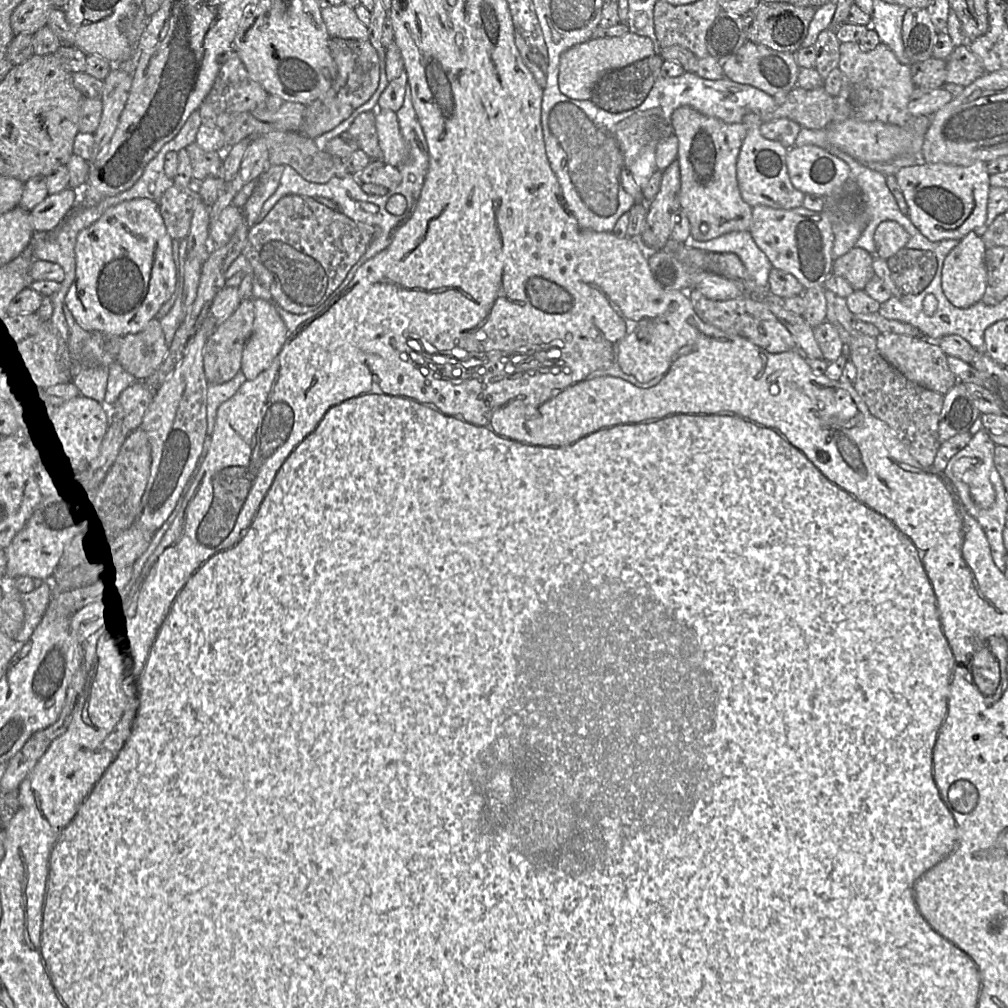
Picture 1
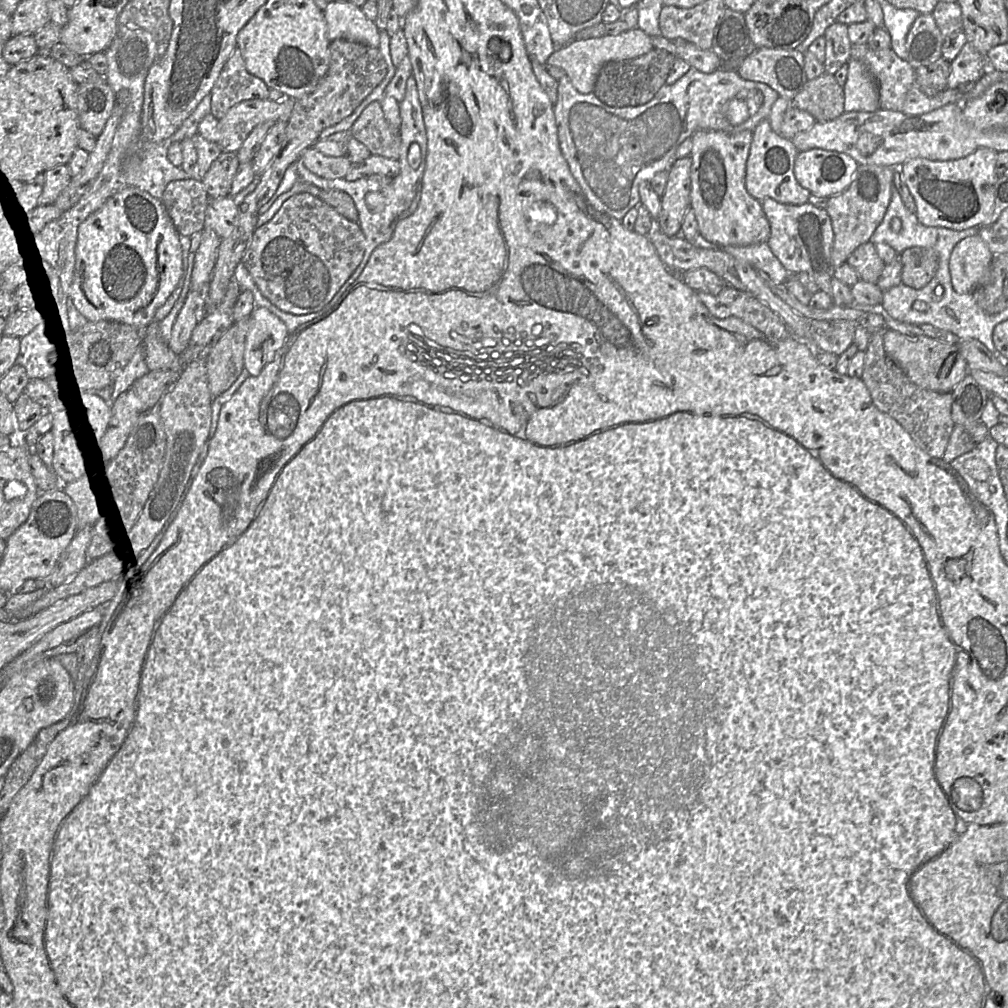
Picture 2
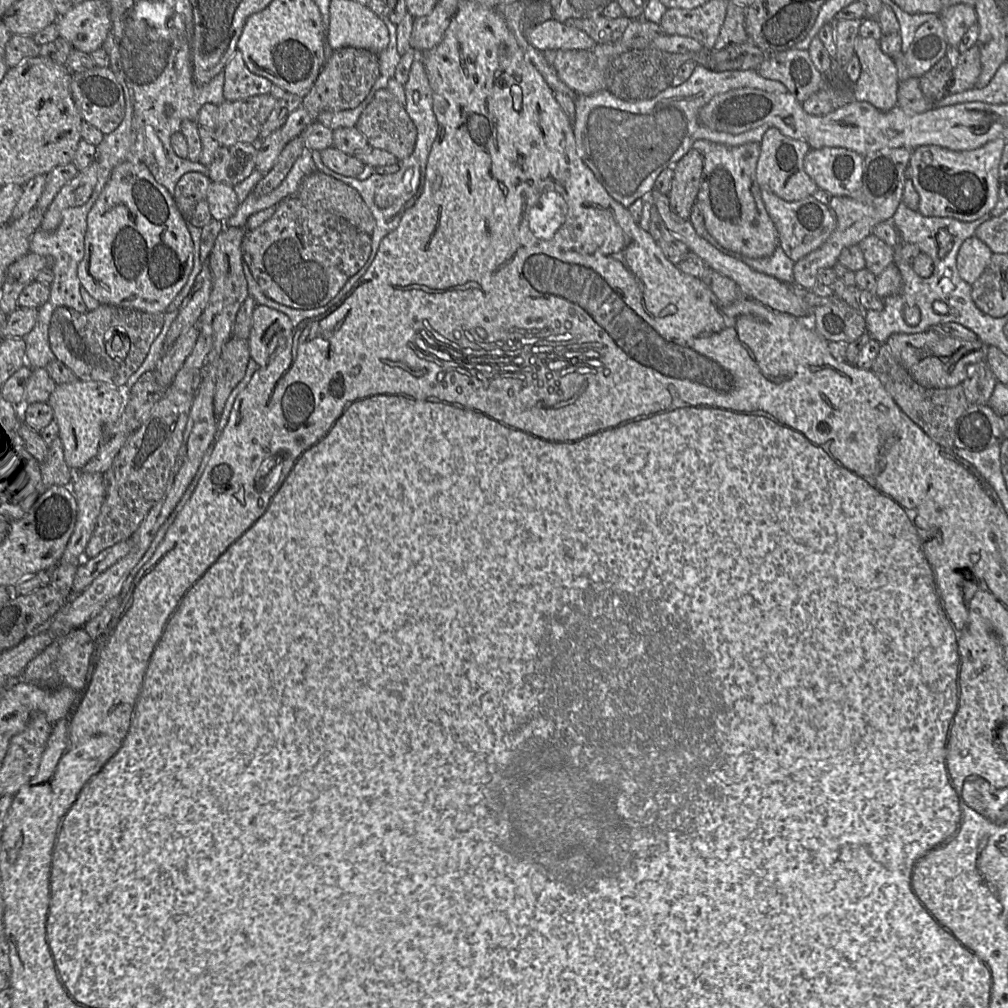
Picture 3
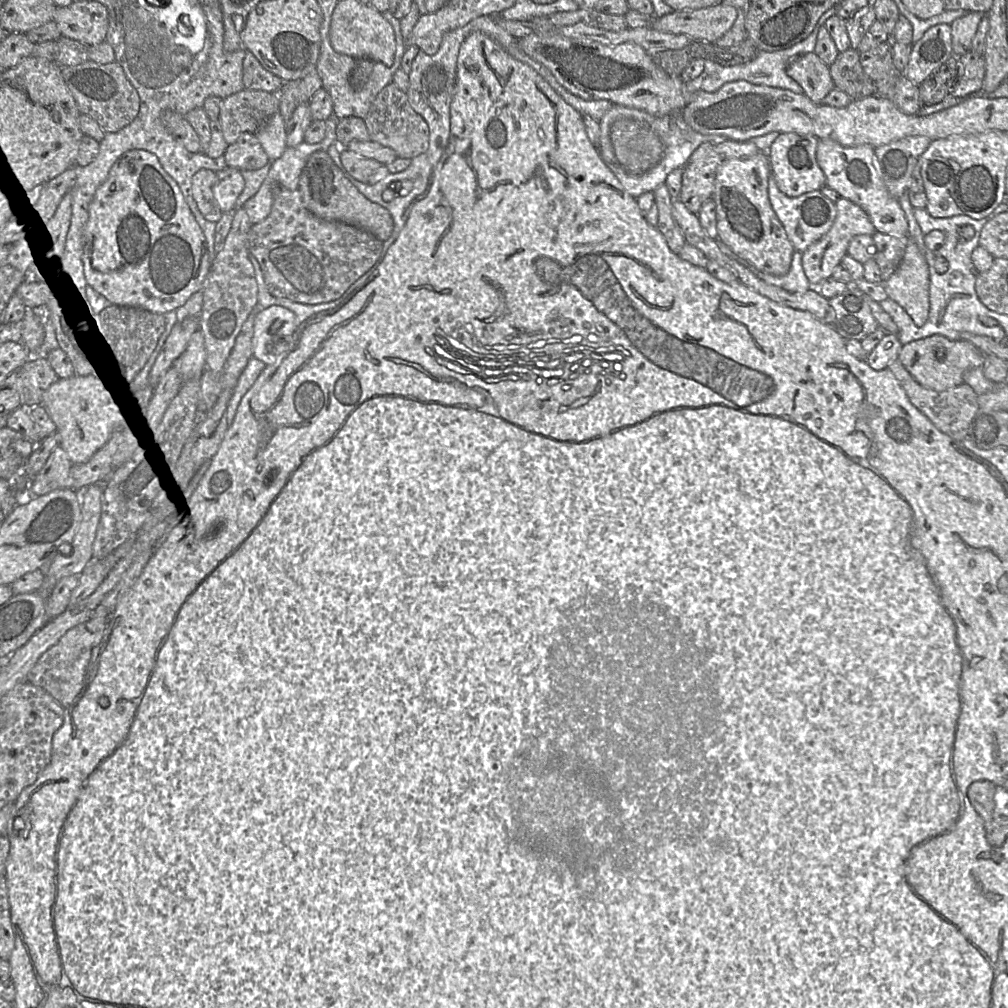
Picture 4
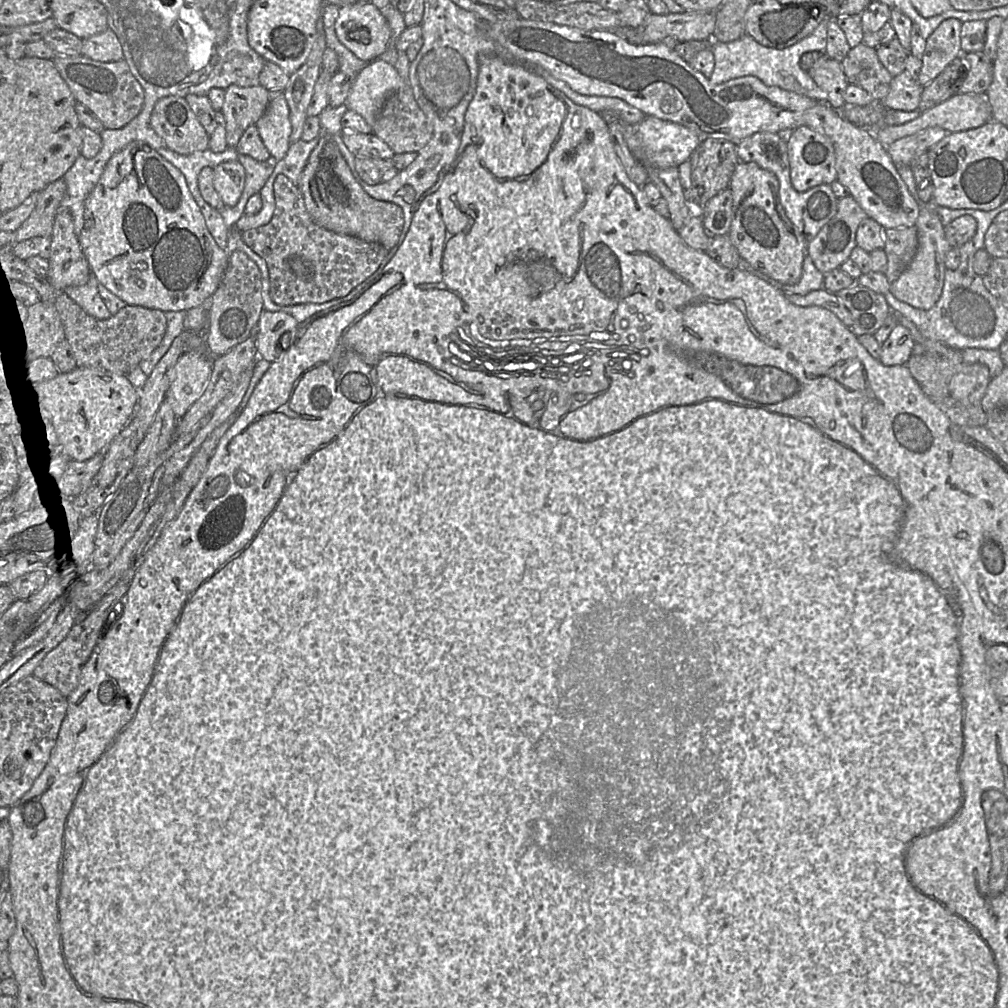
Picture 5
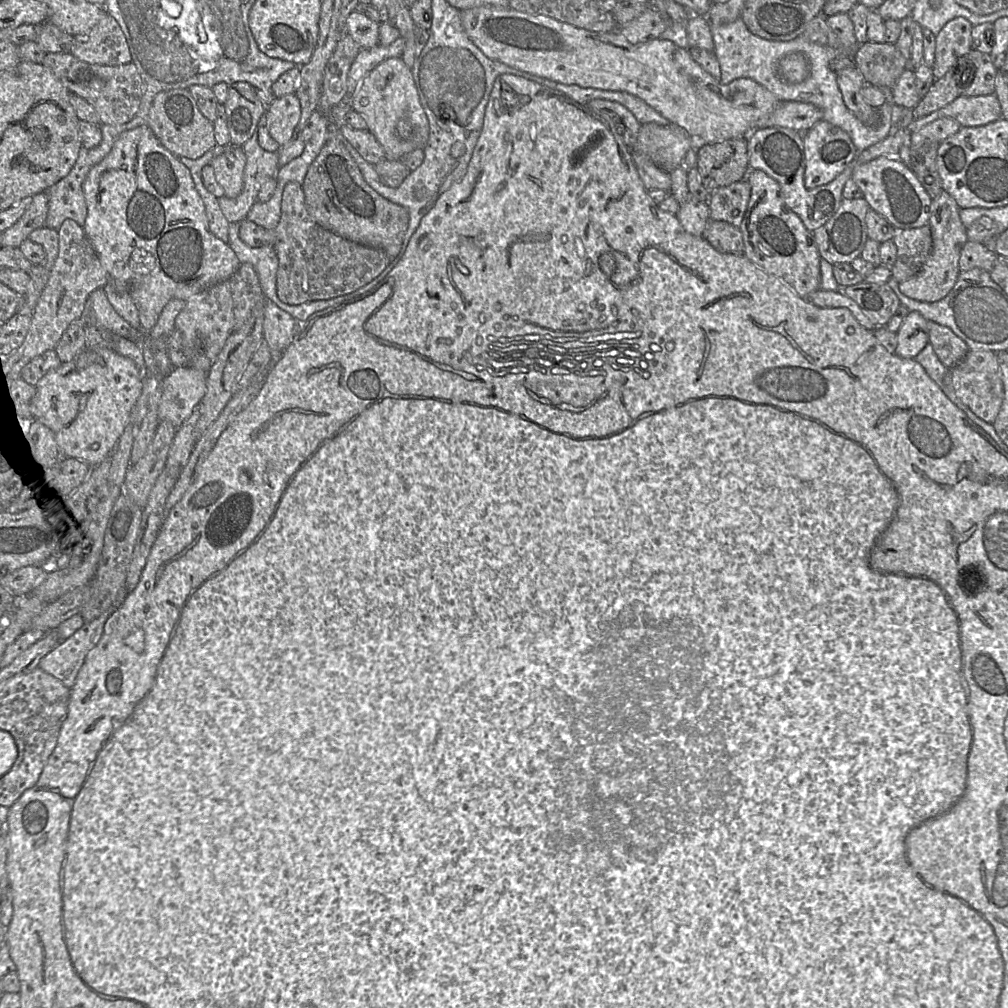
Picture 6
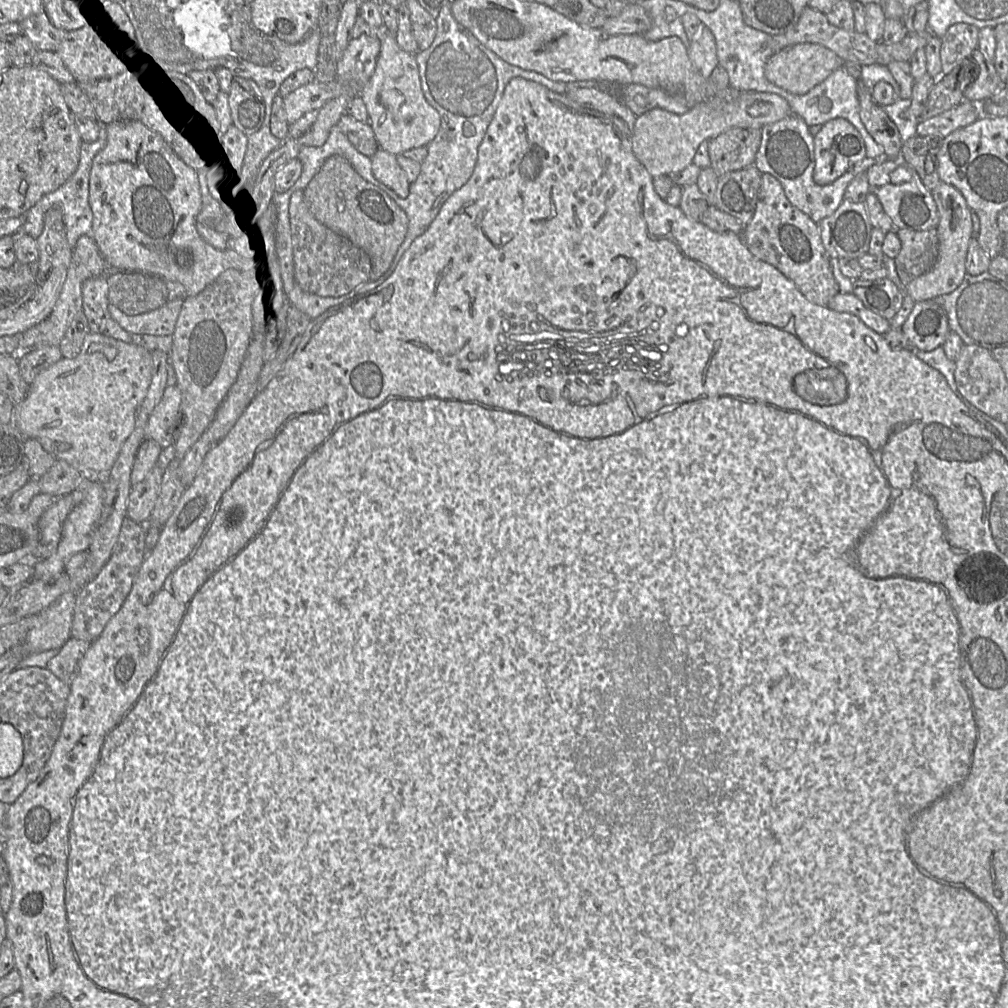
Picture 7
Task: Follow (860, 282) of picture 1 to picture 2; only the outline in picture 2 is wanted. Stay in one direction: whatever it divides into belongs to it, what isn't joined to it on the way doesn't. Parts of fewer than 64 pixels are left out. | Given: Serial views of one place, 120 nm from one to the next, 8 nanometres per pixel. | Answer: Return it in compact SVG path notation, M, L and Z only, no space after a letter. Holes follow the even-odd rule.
M868 241L860 245L847 258L846 263L858 274L859 279L876 284L885 263L876 252L875 245Z

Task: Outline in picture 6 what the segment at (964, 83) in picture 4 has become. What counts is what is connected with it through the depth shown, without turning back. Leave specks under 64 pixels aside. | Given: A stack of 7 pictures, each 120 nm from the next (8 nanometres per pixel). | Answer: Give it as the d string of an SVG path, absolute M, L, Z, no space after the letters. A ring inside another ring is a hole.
M970 50L964 57L969 63L965 70L970 72L969 80L973 71L973 80L967 88L963 88L962 96L993 95L998 69L994 66L990 55L977 50Z

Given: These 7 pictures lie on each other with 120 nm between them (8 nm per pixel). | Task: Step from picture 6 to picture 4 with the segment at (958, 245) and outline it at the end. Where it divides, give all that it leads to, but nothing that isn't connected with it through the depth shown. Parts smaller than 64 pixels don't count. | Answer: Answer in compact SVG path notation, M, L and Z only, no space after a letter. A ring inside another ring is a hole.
M909 241L902 261L883 285L888 298L897 302L916 326L923 326L929 314L929 265L924 249Z

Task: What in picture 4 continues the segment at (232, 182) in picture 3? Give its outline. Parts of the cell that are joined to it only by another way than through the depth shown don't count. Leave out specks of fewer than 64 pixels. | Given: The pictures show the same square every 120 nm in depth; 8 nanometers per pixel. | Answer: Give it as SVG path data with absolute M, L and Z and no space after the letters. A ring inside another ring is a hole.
M243 134L226 148L223 158L228 168L239 171L259 170L270 162L255 134Z

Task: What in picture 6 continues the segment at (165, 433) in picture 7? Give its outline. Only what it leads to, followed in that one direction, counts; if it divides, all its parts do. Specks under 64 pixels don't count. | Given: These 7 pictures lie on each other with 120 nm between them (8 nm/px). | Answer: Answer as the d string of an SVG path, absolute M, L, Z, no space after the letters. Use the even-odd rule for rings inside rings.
M190 366L173 368L171 373L162 381L161 399L158 407L159 421L169 421L179 428L199 407L206 394L207 373Z

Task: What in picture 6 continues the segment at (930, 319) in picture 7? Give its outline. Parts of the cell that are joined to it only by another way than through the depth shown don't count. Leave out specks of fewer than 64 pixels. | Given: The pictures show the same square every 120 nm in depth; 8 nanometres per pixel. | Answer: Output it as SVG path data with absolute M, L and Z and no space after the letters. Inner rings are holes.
M911 311L896 335L897 347L894 354L902 358L914 359L929 343L928 320L920 313Z

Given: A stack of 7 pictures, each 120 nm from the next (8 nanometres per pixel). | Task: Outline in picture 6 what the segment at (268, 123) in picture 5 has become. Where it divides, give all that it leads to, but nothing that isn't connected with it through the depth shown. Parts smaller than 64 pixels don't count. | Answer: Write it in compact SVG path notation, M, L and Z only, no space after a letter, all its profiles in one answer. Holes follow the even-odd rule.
M295 94L276 98L265 111L266 124L270 136L280 147L288 144L296 134L301 107Z

